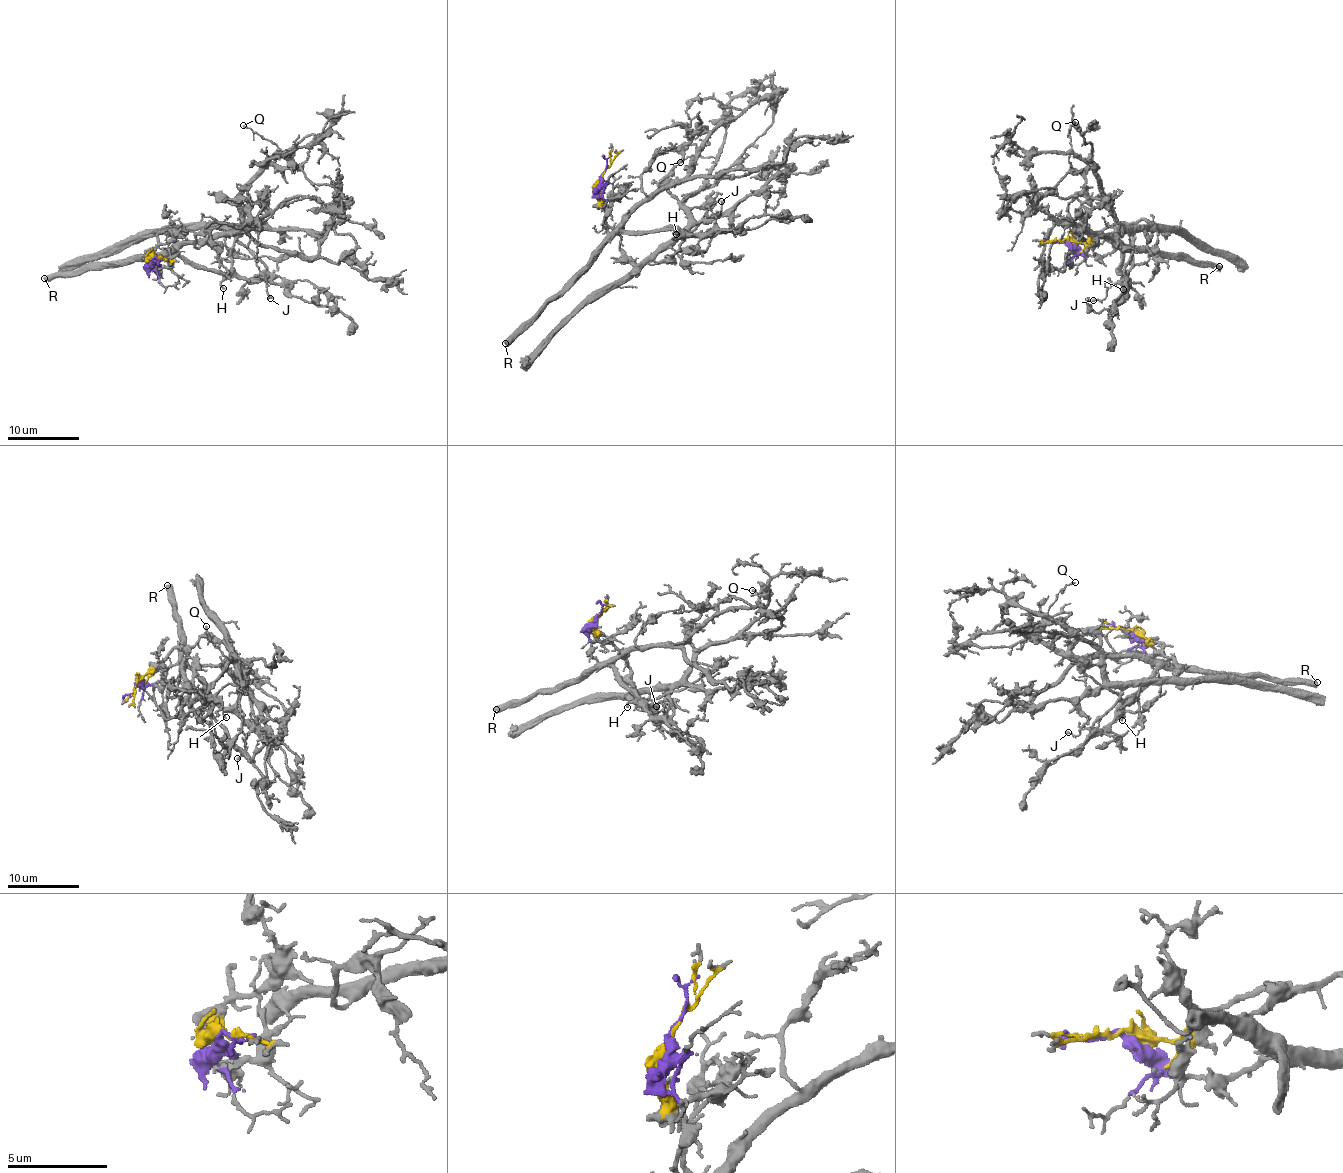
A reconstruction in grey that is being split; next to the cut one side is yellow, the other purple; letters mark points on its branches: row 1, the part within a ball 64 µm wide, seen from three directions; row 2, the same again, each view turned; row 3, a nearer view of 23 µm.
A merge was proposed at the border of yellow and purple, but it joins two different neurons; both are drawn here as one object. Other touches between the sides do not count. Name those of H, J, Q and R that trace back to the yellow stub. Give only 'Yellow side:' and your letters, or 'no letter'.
Yellow side: Q

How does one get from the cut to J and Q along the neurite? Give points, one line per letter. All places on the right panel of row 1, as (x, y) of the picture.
J: (1064, 240), (1086, 255), (1122, 248), (1118, 266), (1125, 285), (1115, 283), (1105, 298), (1092, 300)
Q: (1064, 240), (1087, 242), (1143, 220), (1157, 231), (1121, 226), (1100, 176), (1073, 151), (1068, 130), (1076, 122)

